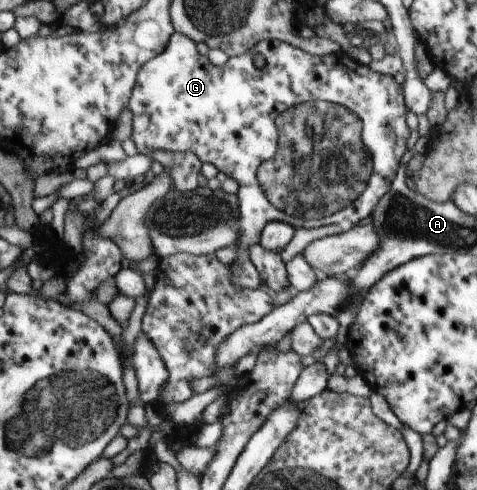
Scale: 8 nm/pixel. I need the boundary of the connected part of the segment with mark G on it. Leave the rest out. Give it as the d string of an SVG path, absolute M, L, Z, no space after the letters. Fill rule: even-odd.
M173 32L164 52L150 59L148 64L140 70L133 89L133 96L130 97L129 107L131 114L131 135L130 138L141 155L149 155L154 150L164 152L192 152L201 162L210 162L215 168L224 172L227 178L231 178L237 184L236 204L238 207L237 230L240 231L240 238L235 242L235 257L229 264L229 279L237 289L254 290L261 286L261 277L257 267L253 265L249 257L249 249L259 241L260 234L266 224L270 222L286 222L294 230L302 227L305 229L317 228L326 225L335 225L342 221L358 225L368 219L372 209L383 194L390 190L392 179L398 168L398 160L406 150L405 140L410 136L404 124L406 108L405 100L402 100L400 86L394 82L394 77L383 75L372 71L366 63L360 63L352 59L348 54L342 53L339 59L332 57L323 58L310 55L298 47L290 46L288 43L271 40L257 42L247 53L237 57L228 57L224 64L212 65L205 55L196 51L195 44L186 35ZM254 56L262 56L264 65L256 68Z

